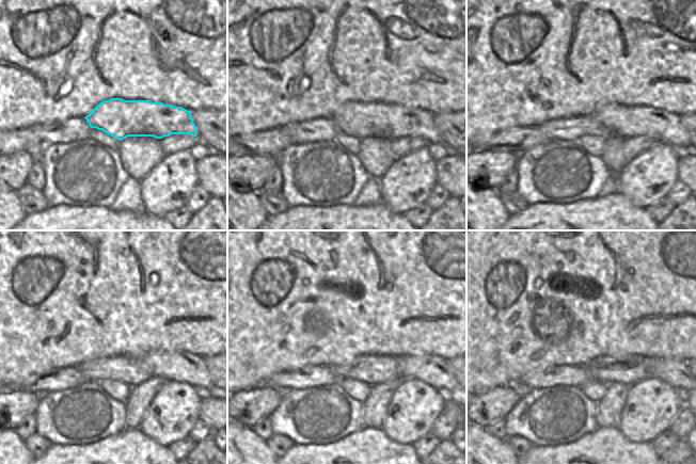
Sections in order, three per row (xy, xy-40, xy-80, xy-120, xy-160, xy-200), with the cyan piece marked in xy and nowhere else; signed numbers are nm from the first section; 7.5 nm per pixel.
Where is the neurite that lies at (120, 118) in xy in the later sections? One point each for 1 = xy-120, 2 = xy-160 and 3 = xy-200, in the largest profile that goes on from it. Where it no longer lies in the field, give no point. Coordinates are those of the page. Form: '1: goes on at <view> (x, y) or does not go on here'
1: goes on at xy-120 (191, 369)
2: goes on at xy-160 (436, 371)
3: goes on at xy-200 (677, 373)

